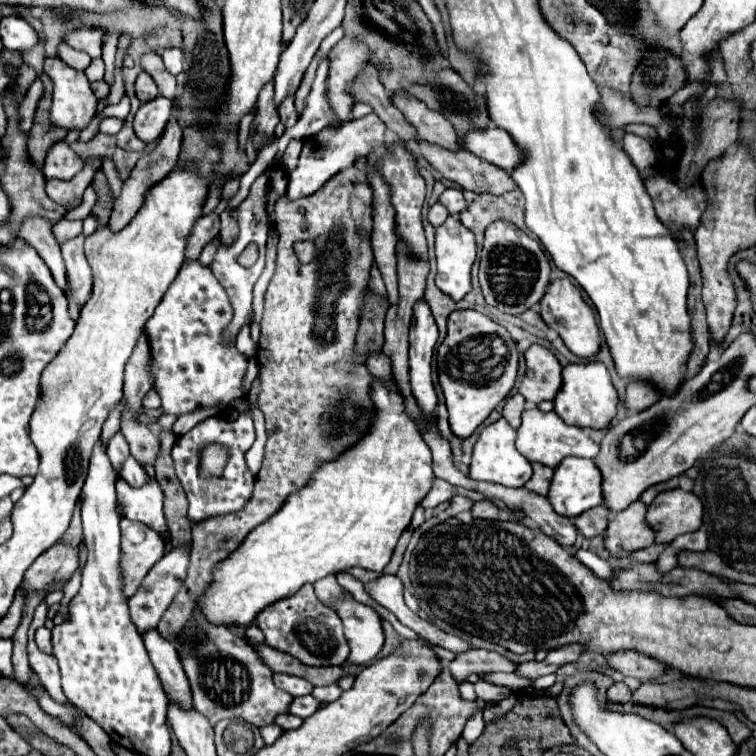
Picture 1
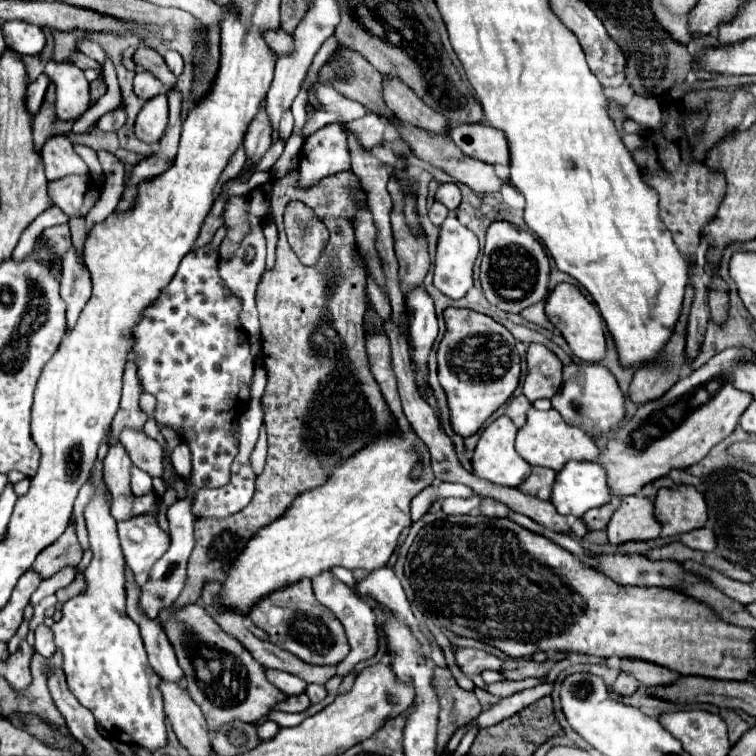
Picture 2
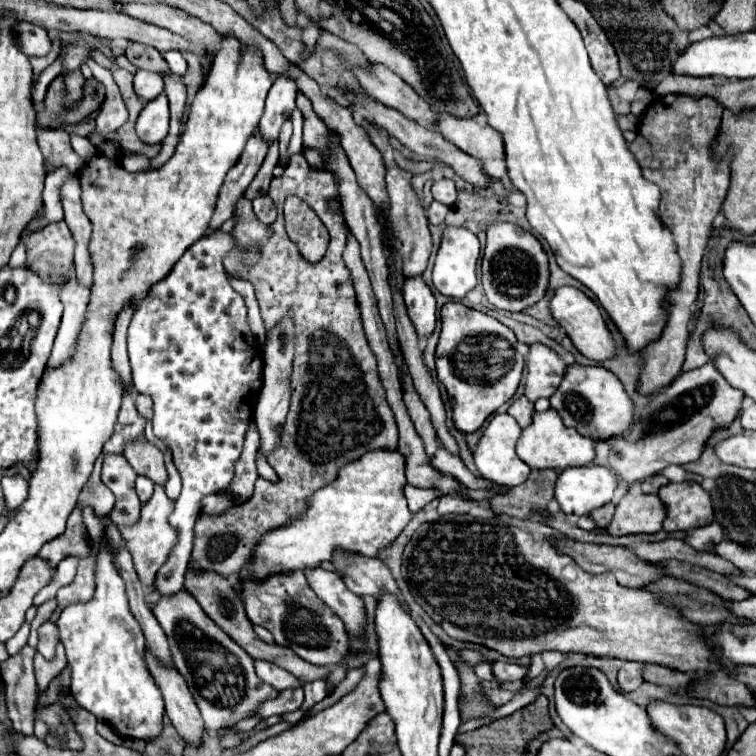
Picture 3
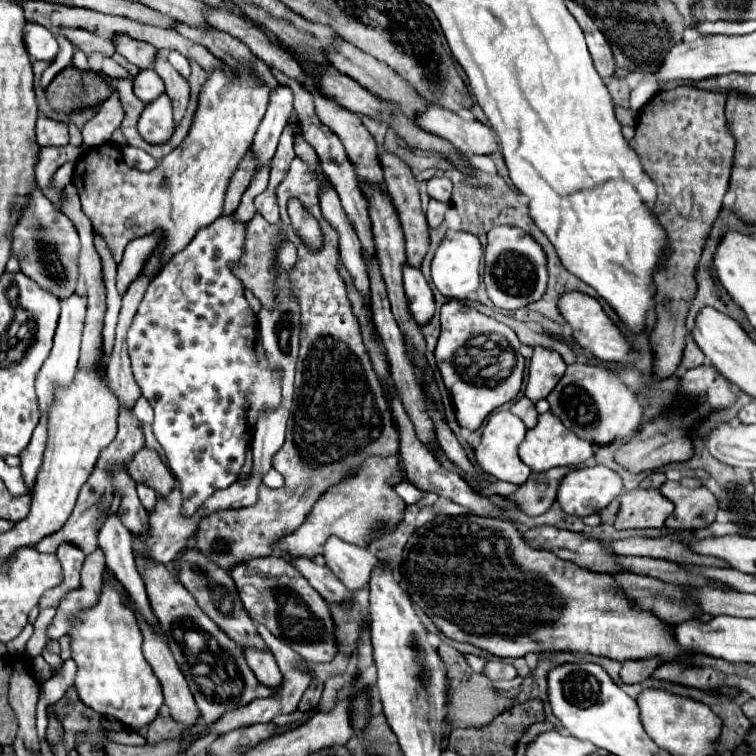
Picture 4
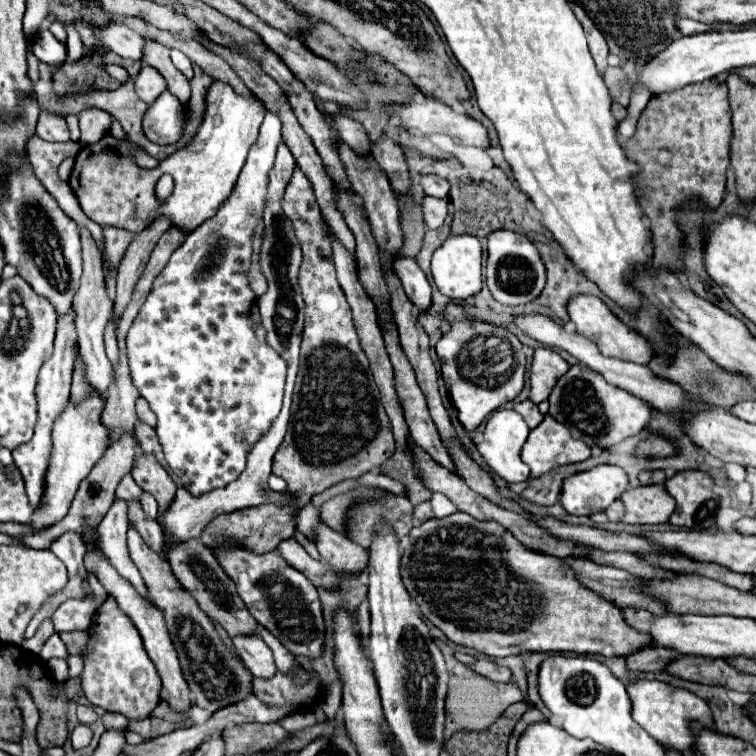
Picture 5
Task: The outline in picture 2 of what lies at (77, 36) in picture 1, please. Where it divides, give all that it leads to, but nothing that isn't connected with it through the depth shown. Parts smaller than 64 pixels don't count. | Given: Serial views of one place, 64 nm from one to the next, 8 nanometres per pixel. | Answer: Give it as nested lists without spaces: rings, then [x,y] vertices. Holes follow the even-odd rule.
[[[82,40],[80,44],[78,44],[78,48],[86,54],[86,56],[90,56],[92,60],[96,60],[98,64],[104,64],[104,60],[106,60],[106,54],[104,54],[104,50],[96,44],[96,42],[90,42],[90,40]]]

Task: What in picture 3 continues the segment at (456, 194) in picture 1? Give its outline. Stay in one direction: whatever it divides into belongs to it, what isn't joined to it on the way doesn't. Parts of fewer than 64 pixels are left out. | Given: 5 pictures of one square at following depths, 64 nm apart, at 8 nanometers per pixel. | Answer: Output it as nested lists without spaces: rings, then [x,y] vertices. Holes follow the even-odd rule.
[[[440,178],[440,180],[434,180],[432,184],[432,196],[434,200],[446,204],[446,206],[452,206],[456,202],[456,186],[452,180],[448,178]]]

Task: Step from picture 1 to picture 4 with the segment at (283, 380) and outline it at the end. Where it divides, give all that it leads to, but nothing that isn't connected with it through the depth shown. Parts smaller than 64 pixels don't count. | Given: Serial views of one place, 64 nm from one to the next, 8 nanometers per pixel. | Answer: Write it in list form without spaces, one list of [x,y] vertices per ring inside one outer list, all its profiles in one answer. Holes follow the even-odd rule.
[[[294,158],[288,176],[278,186],[280,222],[272,226],[260,218],[260,214],[256,214],[248,222],[244,256],[234,268],[234,274],[248,290],[252,290],[262,306],[272,308],[274,274],[270,268],[274,248],[282,238],[292,240],[298,248],[298,262],[292,270],[292,292],[300,300],[302,332],[294,404],[288,420],[286,442],[272,458],[272,466],[284,476],[286,482],[284,488],[280,488],[280,496],[262,496],[260,504],[250,508],[214,512],[200,522],[194,536],[196,546],[224,570],[230,570],[234,564],[248,558],[272,554],[274,544],[292,534],[304,522],[306,514],[312,510],[322,492],[354,476],[370,456],[398,454],[398,432],[394,428],[392,414],[382,396],[382,386],[372,370],[368,352],[362,344],[358,320],[352,314],[346,298],[346,286],[338,276],[338,234],[320,214],[318,176],[320,174]],[[292,198],[300,200],[304,210],[318,220],[324,234],[324,244],[320,248],[308,248],[294,232],[286,210]]]

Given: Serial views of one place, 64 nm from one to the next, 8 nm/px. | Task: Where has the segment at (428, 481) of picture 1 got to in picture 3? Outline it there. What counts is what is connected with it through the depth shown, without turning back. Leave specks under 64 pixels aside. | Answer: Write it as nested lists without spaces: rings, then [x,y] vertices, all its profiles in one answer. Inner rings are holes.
[[[374,450],[350,462],[332,484],[320,488],[308,500],[304,516],[264,534],[252,560],[254,578],[266,578],[272,572],[316,568],[320,562],[332,558],[336,546],[364,556],[376,556],[380,548],[396,540],[412,518],[402,494],[404,484],[404,456],[398,450]]]

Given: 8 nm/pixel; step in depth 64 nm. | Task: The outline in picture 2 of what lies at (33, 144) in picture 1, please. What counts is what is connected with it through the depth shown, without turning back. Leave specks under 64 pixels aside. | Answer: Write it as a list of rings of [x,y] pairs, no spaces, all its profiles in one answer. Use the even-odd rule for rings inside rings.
[[[50,84],[46,90],[42,108],[34,116],[32,132],[34,132],[36,150],[42,148],[46,138],[56,136],[56,134],[66,134],[70,128],[72,128],[72,122],[62,122],[60,118],[56,118],[56,88],[54,88],[54,84]]]

